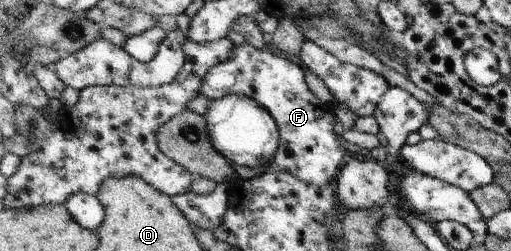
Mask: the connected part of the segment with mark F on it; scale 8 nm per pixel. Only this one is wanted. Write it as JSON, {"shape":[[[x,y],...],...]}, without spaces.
{"shape":[[[246,42],[236,45],[229,59],[207,72],[202,95],[212,101],[235,94],[260,102],[278,124],[279,147],[274,155],[274,169],[287,171],[307,185],[327,187],[335,182],[341,167],[344,167],[345,147],[333,133],[333,115],[325,109],[327,103],[321,103],[322,100],[311,93],[303,73],[292,61]]]}

